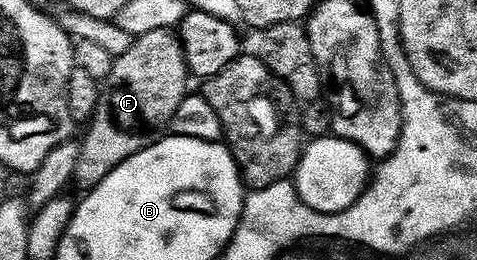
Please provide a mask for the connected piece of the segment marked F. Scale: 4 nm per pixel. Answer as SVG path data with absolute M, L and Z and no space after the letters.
M173 29L150 30L147 34L135 37L128 50L113 59L111 71L99 91L98 101L87 123L88 128L80 138L72 179L75 186L77 184L81 190L93 188L120 162L153 144L167 129L176 107L187 95L187 82L190 82L189 68L184 58L182 44Z

